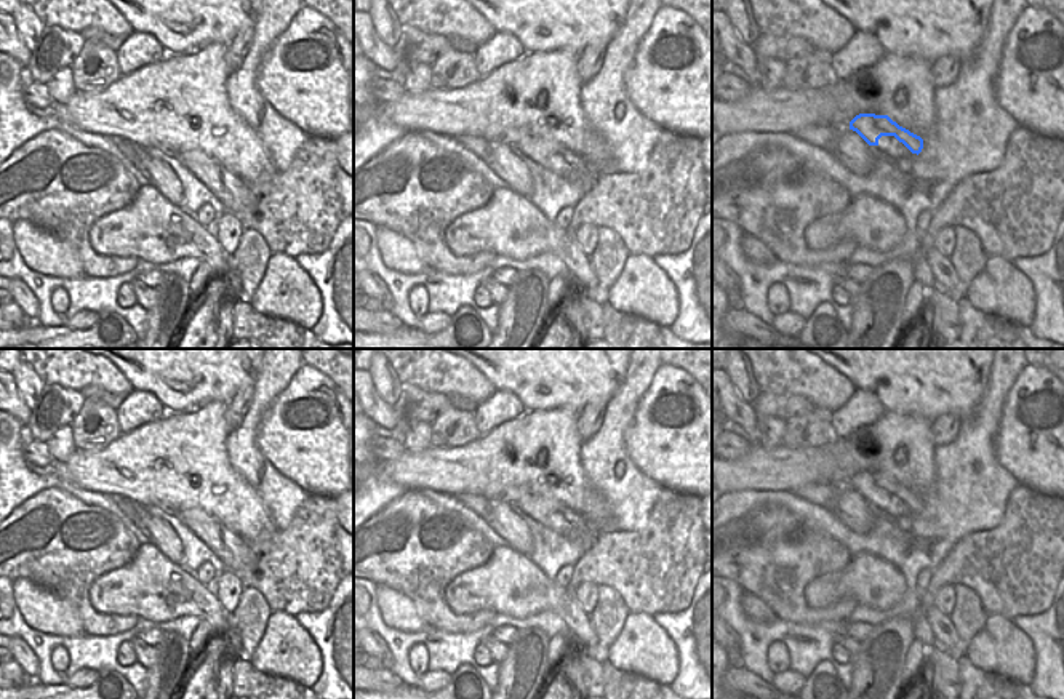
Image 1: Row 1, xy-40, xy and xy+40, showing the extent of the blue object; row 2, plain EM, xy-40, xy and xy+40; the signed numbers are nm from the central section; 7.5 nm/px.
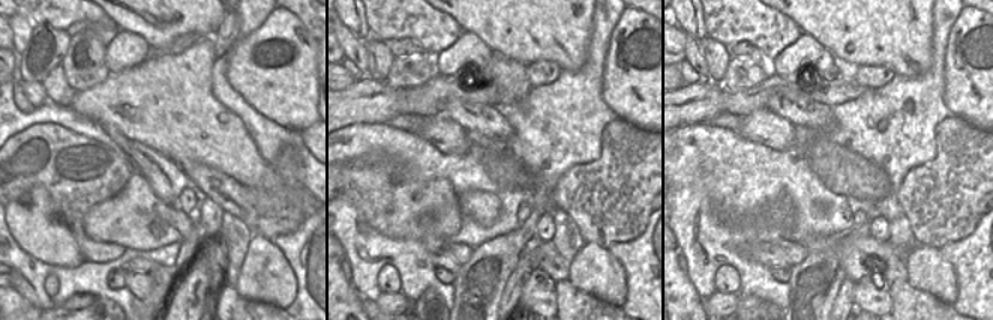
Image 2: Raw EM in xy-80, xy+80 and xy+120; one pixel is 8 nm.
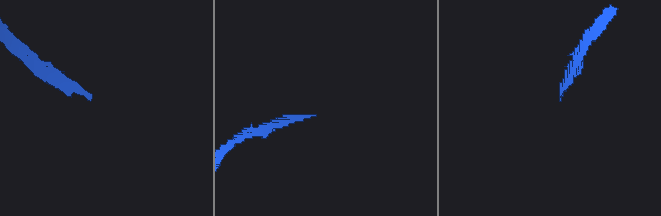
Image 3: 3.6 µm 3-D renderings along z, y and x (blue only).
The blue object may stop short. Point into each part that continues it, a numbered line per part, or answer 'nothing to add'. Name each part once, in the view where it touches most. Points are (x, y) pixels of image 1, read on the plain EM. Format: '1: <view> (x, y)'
1: xy+40 (890, 504)

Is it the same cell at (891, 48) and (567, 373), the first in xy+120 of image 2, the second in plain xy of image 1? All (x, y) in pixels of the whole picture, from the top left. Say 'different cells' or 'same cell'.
same cell

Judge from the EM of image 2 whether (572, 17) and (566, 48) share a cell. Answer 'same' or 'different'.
same

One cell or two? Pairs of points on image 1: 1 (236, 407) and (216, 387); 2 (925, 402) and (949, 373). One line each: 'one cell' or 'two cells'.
1: two cells
2: one cell

